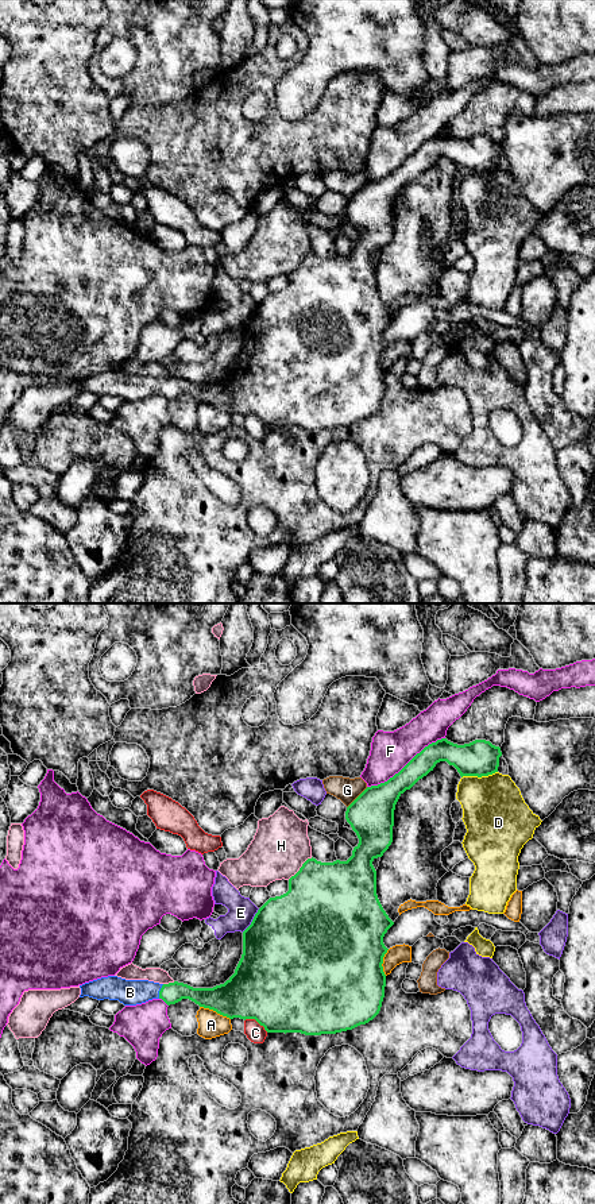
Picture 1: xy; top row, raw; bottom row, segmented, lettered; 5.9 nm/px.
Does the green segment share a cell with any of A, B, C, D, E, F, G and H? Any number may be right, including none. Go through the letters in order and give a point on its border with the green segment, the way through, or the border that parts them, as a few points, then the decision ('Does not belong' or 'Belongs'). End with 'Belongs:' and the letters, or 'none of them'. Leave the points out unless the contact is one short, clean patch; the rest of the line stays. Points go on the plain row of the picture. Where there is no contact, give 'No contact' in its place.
A: Touches green at xy (215, 405). Does not belong
B: Touches green at xy (159, 386). Path across: xy (173, 388), (159, 386), (130, 388). Belongs
C: Touches green at xy (257, 416). Does not belong
D: Touches green at xy (479, 172). Does not belong
E: Touches green at xy (252, 316). Does not belong
F: Touches green at xy (406, 159). Does not belong
G: Touches green at xy (356, 193). Boundary: xy (367, 182), (347, 203). Does not belong
H: Touches green at xy (300, 263). Does not belong
Belongs: B

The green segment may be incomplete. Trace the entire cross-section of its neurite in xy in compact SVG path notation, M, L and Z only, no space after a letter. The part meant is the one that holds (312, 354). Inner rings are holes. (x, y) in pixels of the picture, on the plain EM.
M447 134L425 142L398 169L387 177L367 182L345 207L345 215L359 234L347 256L321 258L308 254L300 266L289 274L289 286L270 293L243 327L243 350L235 368L213 383L193 383L183 378L159 379L148 375L125 375L117 371L101 373L80 381L80 393L119 395L124 401L136 401L162 394L167 401L189 394L229 414L255 414L267 428L301 428L305 431L336 429L352 425L372 416L380 406L385 393L386 370L383 352L387 343L383 332L394 320L376 290L376 266L372 256L382 252L393 238L394 205L399 192L426 171L437 158L447 157L460 171L488 171L498 167L501 143L486 135L457 140Z

